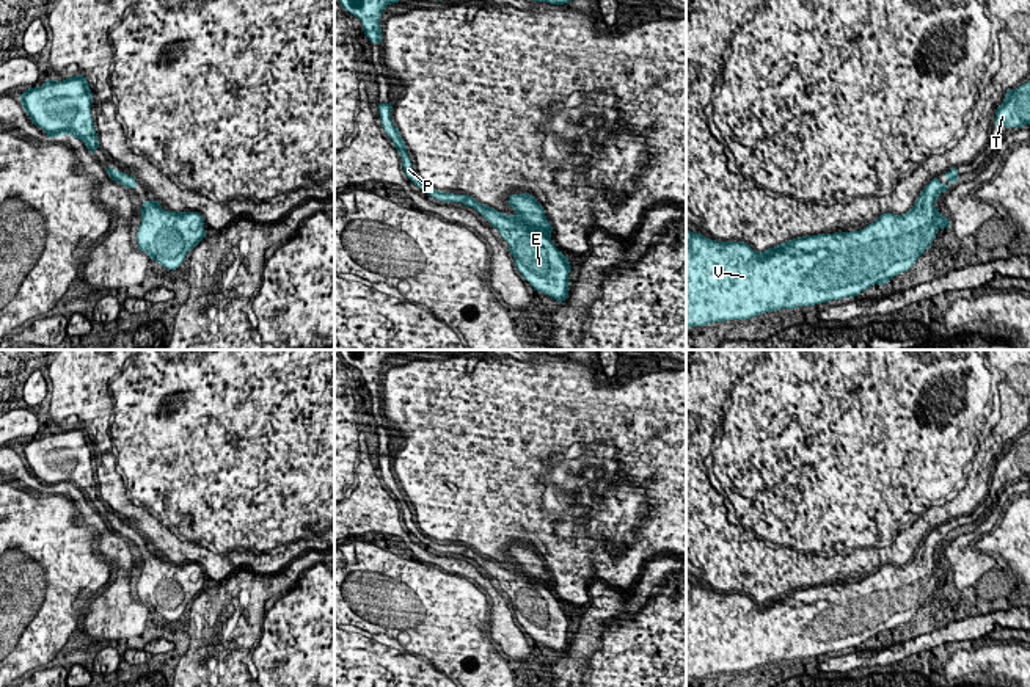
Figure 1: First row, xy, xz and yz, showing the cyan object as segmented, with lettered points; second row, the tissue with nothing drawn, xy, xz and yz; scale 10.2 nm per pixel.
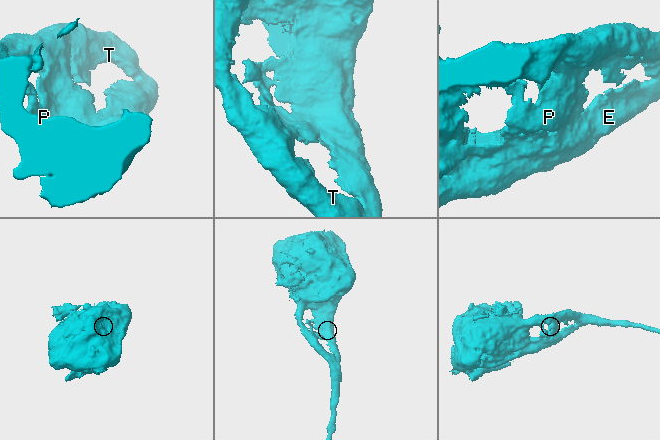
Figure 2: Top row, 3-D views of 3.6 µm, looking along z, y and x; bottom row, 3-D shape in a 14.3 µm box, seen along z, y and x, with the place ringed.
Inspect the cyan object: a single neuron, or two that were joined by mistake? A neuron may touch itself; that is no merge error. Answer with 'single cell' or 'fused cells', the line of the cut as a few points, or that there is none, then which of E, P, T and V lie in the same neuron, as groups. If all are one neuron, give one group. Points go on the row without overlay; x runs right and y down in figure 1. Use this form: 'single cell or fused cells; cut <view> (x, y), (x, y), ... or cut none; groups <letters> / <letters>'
single cell; cut none; groups E P T V

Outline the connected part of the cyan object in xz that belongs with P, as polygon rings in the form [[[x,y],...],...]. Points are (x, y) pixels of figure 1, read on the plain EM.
[[[378,455],[382,478],[393,491],[394,499],[402,508],[407,529],[427,547],[443,554],[460,554],[477,562],[493,579],[499,582],[509,594],[509,602],[515,610],[515,618],[521,627],[534,638],[556,652],[562,654],[568,648],[568,610],[551,593],[551,576],[545,568],[543,558],[529,544],[510,546],[509,557],[513,566],[501,565],[488,557],[477,554],[468,546],[443,544],[426,536],[413,522],[407,497],[399,486],[399,480],[391,472],[393,455]]]

